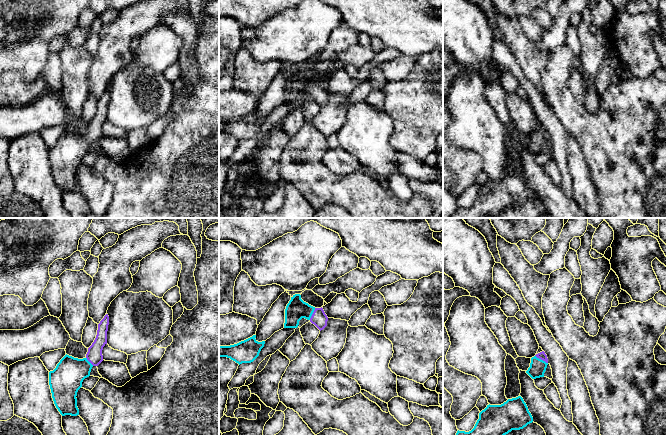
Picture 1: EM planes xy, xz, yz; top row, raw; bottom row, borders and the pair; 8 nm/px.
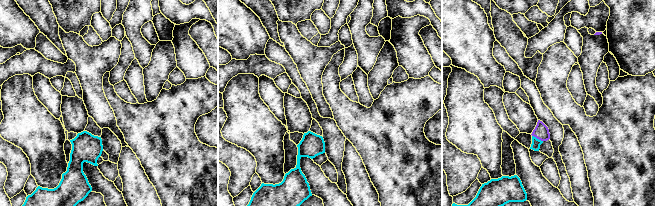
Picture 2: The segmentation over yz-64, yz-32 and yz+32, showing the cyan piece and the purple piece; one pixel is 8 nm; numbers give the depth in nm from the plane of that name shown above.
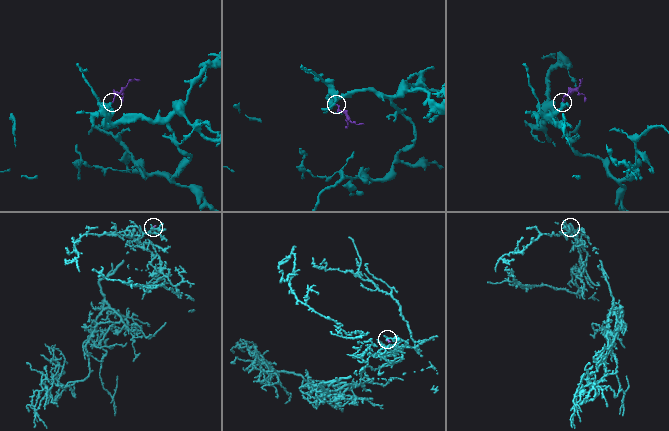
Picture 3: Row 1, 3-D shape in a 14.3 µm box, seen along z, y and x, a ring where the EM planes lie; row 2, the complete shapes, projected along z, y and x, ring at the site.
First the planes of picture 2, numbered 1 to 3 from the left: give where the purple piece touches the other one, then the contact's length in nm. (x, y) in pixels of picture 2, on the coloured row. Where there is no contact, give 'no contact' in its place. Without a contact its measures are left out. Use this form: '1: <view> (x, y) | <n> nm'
1: no contact
2: no contact
3: yz+32 (536, 138) | 100 nm

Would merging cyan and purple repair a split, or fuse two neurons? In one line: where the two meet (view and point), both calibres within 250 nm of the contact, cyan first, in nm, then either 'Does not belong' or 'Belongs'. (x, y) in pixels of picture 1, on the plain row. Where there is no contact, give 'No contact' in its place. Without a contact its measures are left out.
Touches cyan at yz (540, 135). Thickness 130 nm (cyan) against 60 nm. Belongs

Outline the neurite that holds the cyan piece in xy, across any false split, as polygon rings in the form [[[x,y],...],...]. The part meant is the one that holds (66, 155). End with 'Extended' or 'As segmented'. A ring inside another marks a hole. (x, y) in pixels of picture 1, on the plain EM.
[[[106,90],[98,100],[97,111],[88,124],[83,135],[65,131],[53,147],[49,148],[49,161],[54,180],[62,192],[79,191],[77,183],[77,168],[82,158],[90,152],[93,142],[103,137],[102,126],[107,120],[109,92]]]. Extended

